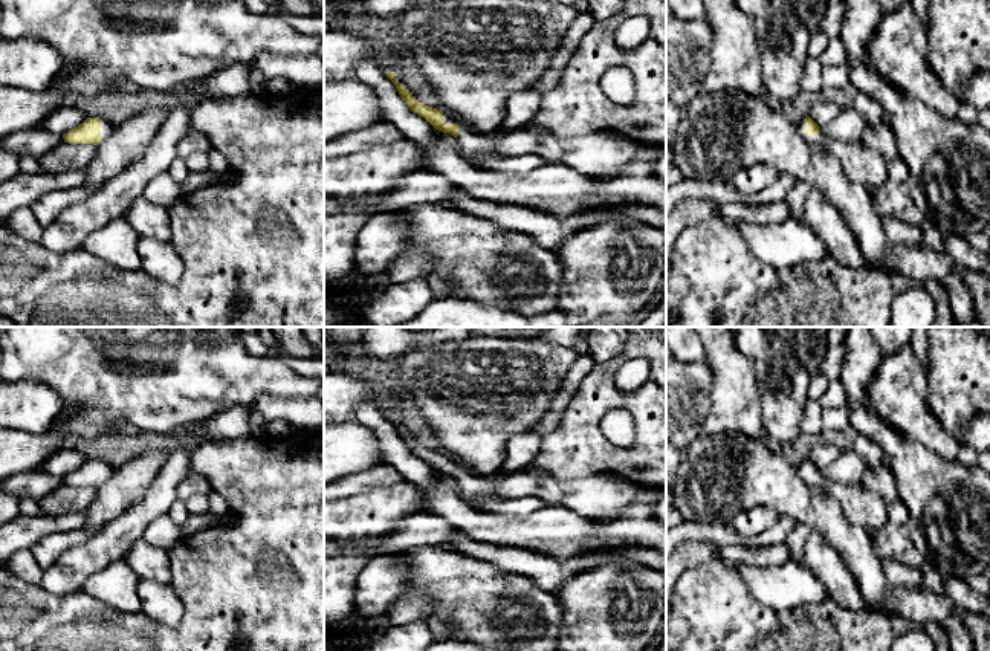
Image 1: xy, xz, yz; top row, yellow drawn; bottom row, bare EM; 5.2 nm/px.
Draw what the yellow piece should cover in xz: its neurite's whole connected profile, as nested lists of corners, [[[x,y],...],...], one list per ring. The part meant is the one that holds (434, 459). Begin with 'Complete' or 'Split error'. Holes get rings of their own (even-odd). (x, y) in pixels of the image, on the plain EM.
Split error. [[[385,414],[387,419],[396,428],[400,440],[408,446],[409,452],[425,460],[435,472],[452,477],[461,494],[471,506],[475,500],[513,500],[521,497],[536,497],[545,504],[561,504],[581,517],[597,518],[599,515],[610,513],[626,506],[636,495],[637,486],[614,474],[600,474],[596,477],[587,477],[581,480],[559,480],[550,472],[539,469],[533,463],[519,472],[506,475],[503,480],[497,481],[493,478],[475,477],[468,472],[463,466],[458,466],[454,460],[445,457],[442,452],[432,451],[420,443],[417,443],[409,432],[394,420],[394,414]]]

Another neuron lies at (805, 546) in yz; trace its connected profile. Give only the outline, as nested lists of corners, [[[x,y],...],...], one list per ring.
[[[796,523],[794,529],[785,539],[790,559],[808,568],[825,587],[828,598],[836,604],[848,610],[866,610],[869,608],[860,594],[860,588],[854,581],[852,573],[843,562],[842,556],[822,538],[820,532],[811,526]]]

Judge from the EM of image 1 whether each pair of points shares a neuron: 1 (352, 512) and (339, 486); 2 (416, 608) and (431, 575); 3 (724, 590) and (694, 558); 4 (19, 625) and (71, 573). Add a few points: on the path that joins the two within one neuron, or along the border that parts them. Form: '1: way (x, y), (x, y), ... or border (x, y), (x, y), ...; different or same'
1: border (378, 485), (339, 500); different
2: border (408, 587), (420, 587), (434, 604), (428, 618); different
3: border (711, 558), (682, 573); different
4: border (38, 584), (55, 595), (78, 593); different

